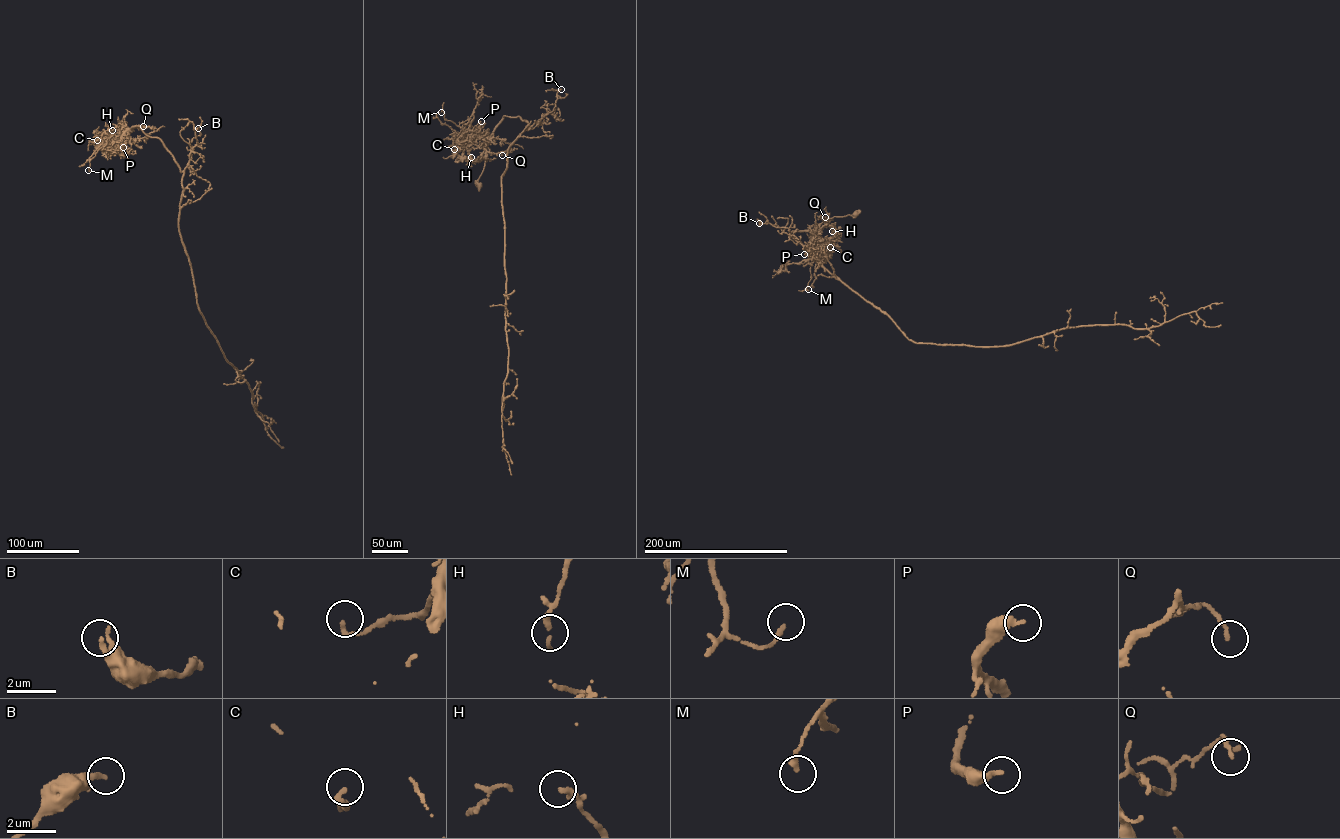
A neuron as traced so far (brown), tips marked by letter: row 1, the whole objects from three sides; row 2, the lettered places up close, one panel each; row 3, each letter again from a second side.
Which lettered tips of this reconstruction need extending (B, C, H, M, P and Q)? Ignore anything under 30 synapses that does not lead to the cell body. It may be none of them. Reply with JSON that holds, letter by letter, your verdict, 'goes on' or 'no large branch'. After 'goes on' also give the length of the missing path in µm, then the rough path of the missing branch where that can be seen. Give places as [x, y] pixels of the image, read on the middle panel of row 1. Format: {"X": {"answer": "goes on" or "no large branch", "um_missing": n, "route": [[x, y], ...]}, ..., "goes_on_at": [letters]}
{"B": {"answer": "no large branch"}, "C": {"answer": "no large branch"}, "H": {"answer": "no large branch"}, "M": {"answer": "no large branch"}, "P": {"answer": "goes on", "um_missing": 40, "route": [[481, 121], [483, 109], [478, 101]]}, "Q": {"answer": "no large branch"}, "goes_on_at": ["P"]}

